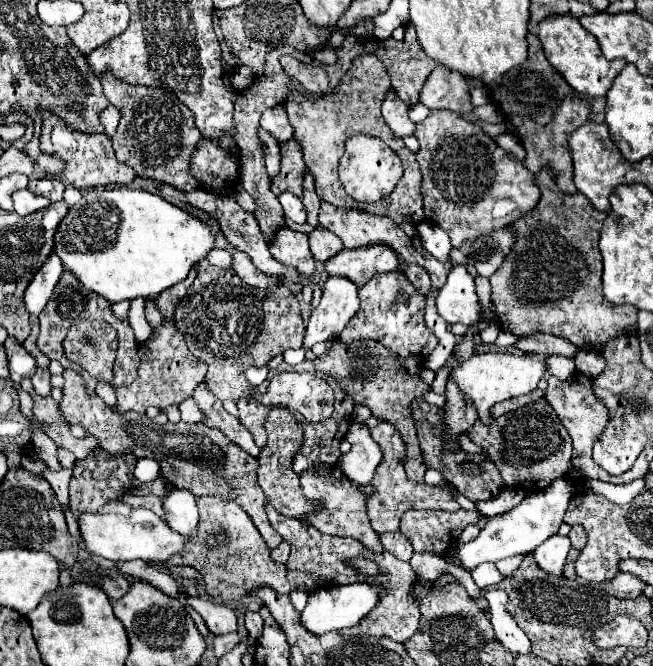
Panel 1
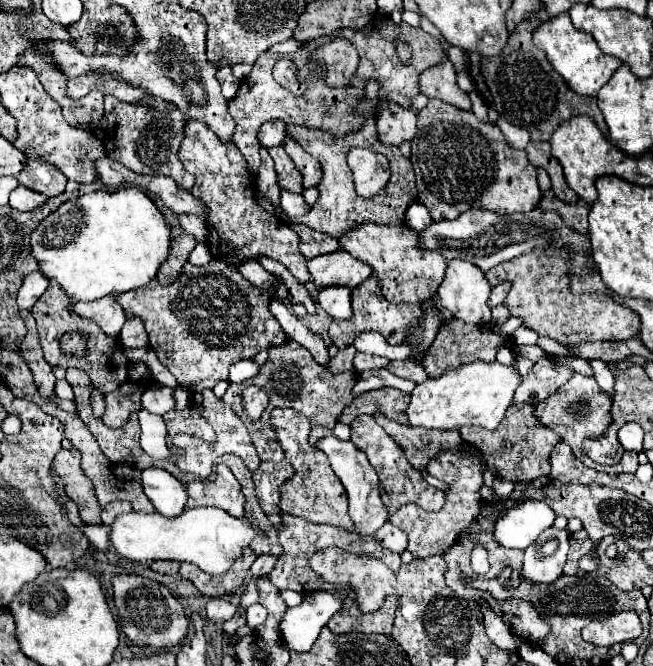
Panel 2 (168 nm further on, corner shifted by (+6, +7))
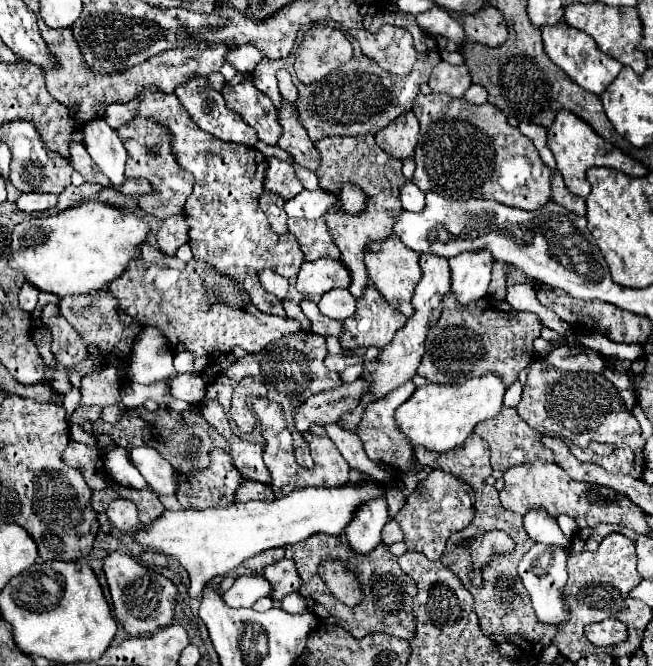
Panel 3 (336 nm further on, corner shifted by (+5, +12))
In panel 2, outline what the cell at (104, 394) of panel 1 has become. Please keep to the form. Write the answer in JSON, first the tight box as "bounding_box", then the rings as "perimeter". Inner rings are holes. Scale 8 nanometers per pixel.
{"bounding_box":[90,389,106,417],"perimeter":[[[94,389],[90,401],[92,401],[94,415],[96,415],[96,417],[102,417],[102,415],[104,415],[104,407],[106,407],[106,403],[104,403],[104,393],[102,393],[100,389]]]}

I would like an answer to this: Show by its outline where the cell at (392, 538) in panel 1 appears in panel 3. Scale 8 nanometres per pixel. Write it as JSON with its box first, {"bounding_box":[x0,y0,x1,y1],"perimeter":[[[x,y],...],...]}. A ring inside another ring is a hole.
{"bounding_box":[383,520,403,544],"perimeter":[[[389,520],[383,528],[383,544],[393,544],[393,542],[401,542],[403,540],[403,532],[399,528],[399,524],[395,520]]]}

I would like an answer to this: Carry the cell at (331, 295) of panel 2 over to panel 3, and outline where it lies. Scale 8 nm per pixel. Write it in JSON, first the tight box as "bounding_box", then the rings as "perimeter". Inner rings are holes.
{"bounding_box":[319,288,355,320],"perimeter":[[[335,288],[327,294],[323,294],[323,298],[319,300],[319,308],[325,316],[335,318],[335,320],[345,320],[351,314],[355,314],[355,296],[351,296],[349,290],[341,290]]]}

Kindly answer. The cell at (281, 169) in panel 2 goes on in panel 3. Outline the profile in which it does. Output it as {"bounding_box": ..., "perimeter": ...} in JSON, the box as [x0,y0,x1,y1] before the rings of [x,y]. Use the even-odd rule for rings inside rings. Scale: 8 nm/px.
{"bounding_box":[265,158,303,200],"perimeter":[[[269,158],[267,178],[265,178],[265,190],[271,194],[281,196],[283,200],[291,200],[303,190],[303,184],[293,172],[293,166],[289,162],[281,162],[277,158]]]}

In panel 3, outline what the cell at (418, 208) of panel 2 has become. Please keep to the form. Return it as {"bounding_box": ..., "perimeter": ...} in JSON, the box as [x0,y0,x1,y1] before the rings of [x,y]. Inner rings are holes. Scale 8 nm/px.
{"bounding_box":[399,182,425,212],"perimeter":[[[407,182],[399,188],[399,200],[405,210],[421,212],[423,204],[425,204],[425,194],[419,190],[419,186],[415,186],[413,182]]]}

